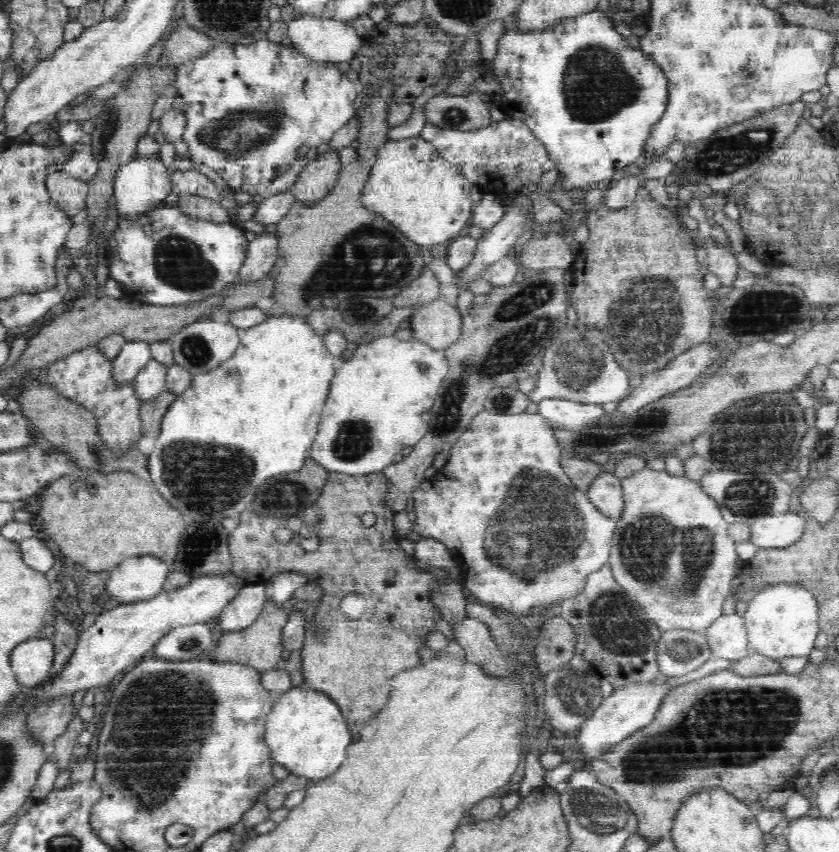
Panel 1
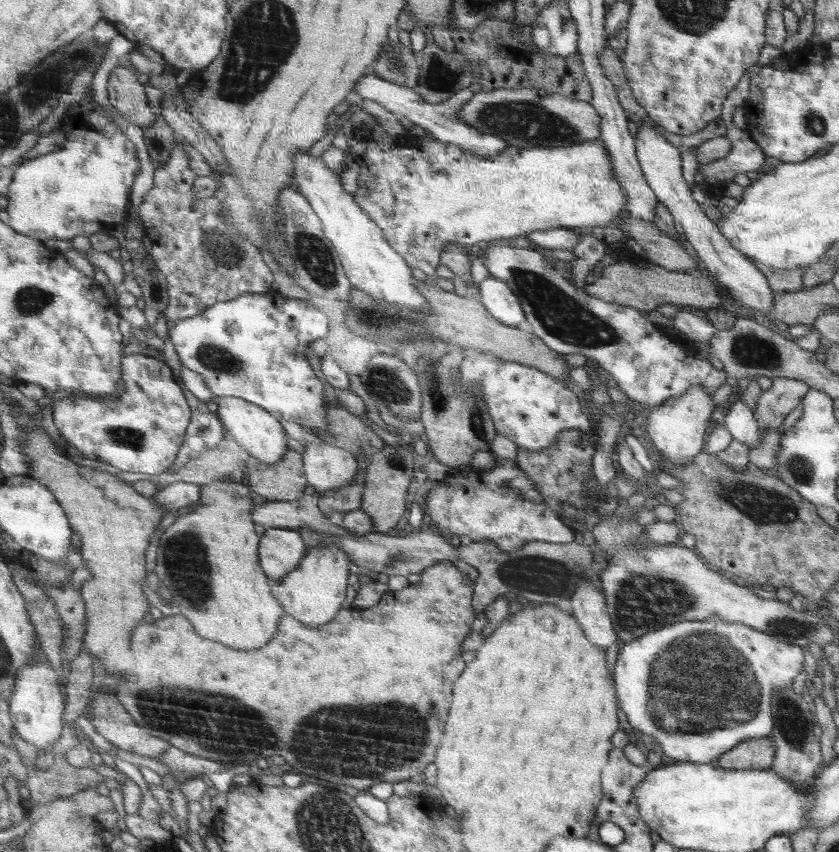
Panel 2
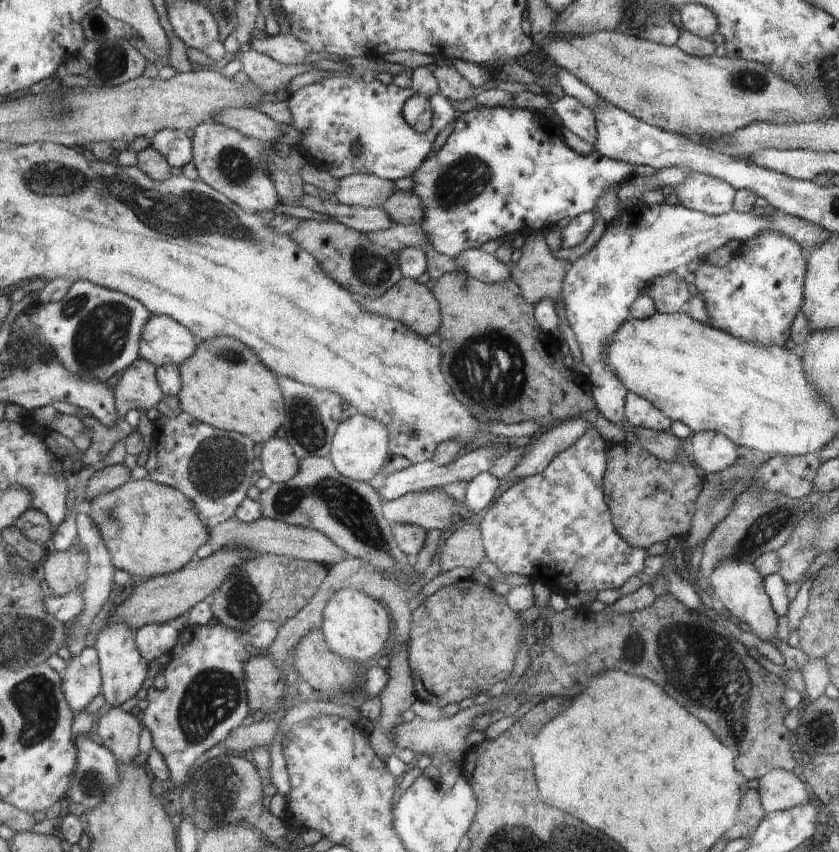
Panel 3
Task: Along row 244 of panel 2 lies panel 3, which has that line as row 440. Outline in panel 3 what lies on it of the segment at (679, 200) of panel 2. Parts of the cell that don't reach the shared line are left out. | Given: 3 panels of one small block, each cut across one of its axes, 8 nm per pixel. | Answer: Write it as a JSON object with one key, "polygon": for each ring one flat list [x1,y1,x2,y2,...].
{"polygon":[[719,432,693,433,692,456,698,466,707,473,717,473,738,462,737,444]]}

